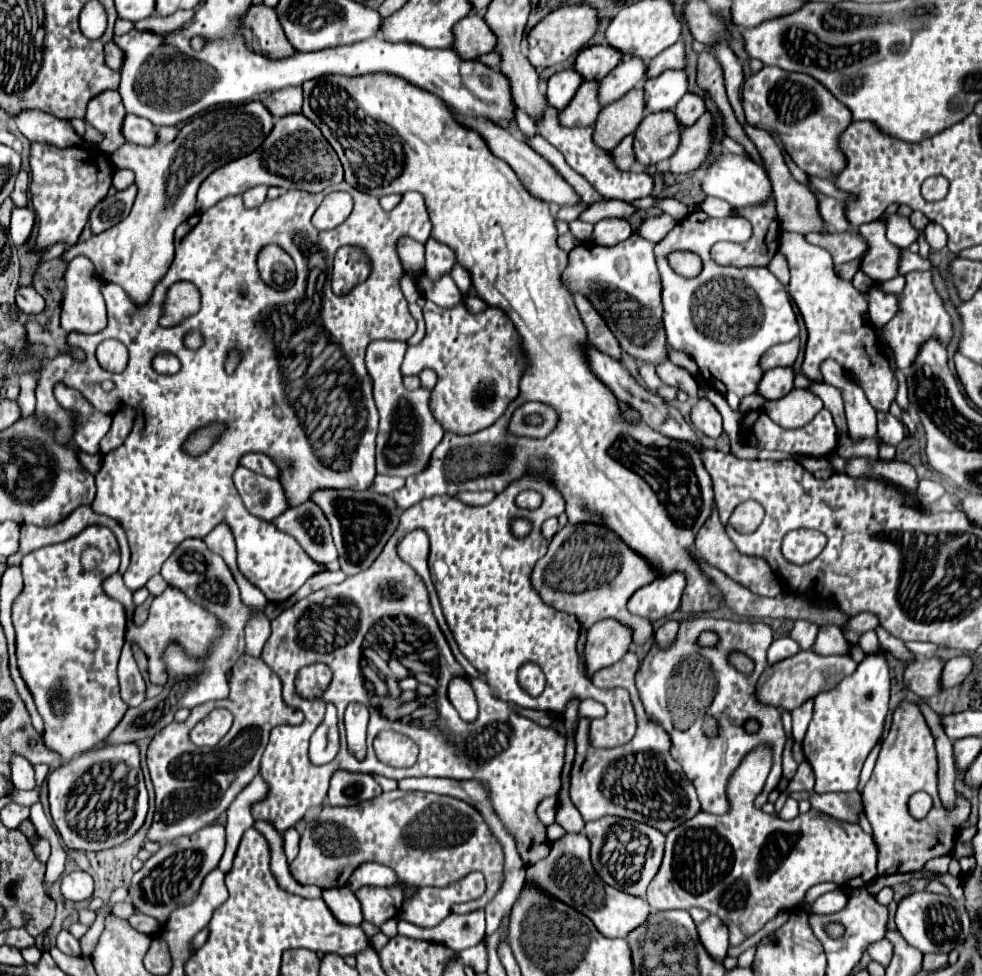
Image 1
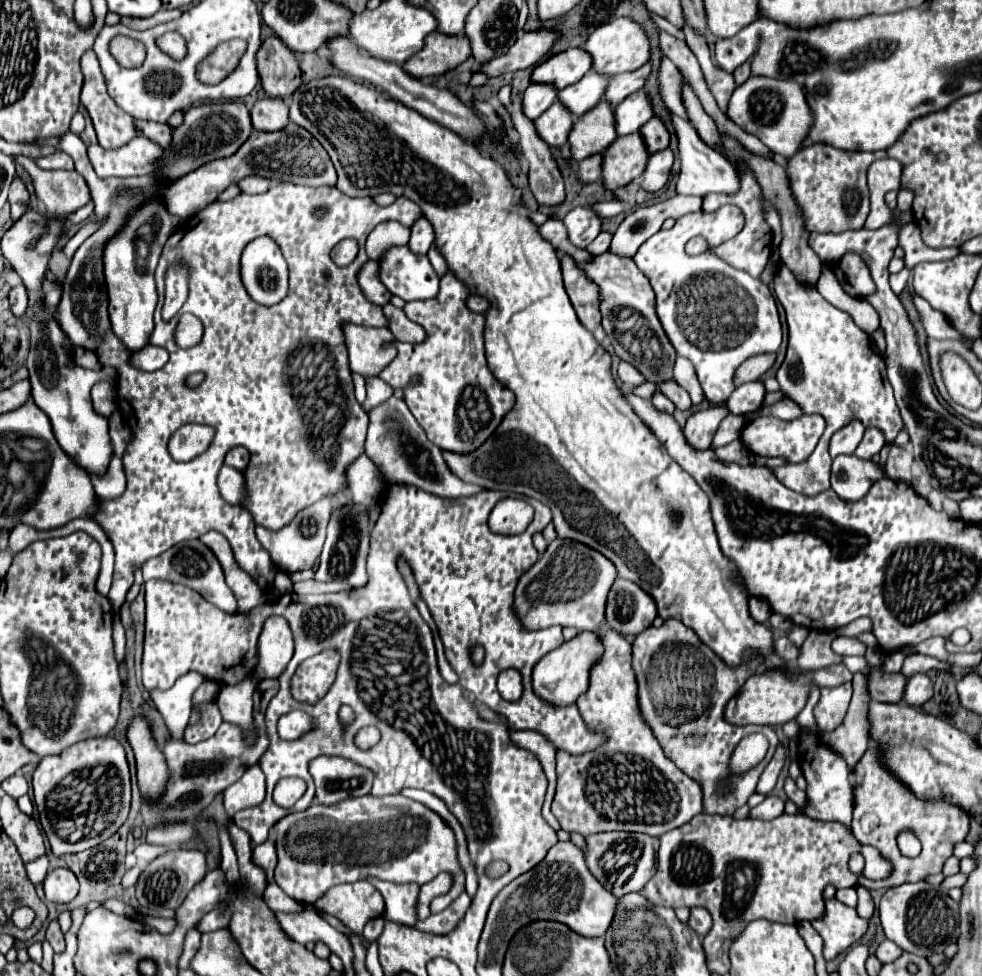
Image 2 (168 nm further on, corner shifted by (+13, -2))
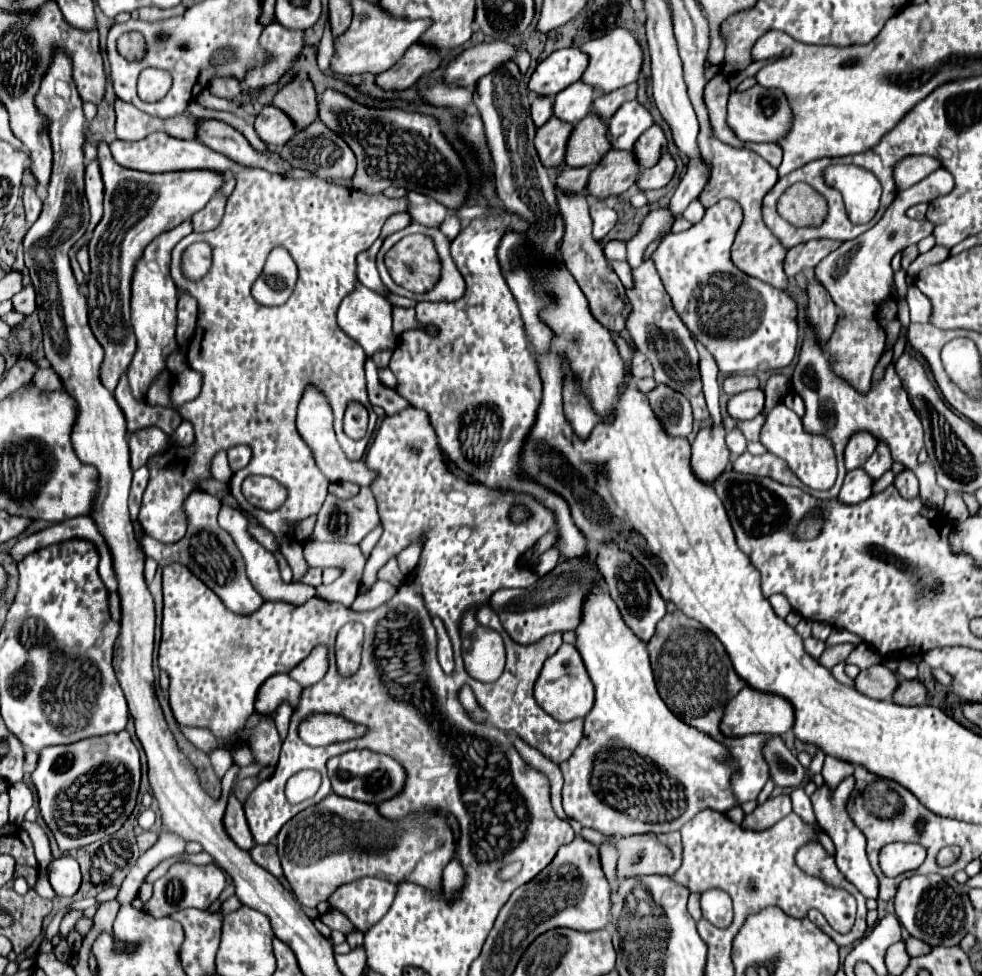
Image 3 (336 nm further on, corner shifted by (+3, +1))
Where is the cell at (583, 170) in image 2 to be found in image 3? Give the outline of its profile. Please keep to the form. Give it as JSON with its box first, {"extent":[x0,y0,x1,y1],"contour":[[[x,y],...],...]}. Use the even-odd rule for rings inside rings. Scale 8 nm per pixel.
{"extent":[560,168,590,192],"contour":[[[564,168],[564,176],[560,176],[560,188],[572,188],[572,192],[582,192],[588,186],[590,168]]]}

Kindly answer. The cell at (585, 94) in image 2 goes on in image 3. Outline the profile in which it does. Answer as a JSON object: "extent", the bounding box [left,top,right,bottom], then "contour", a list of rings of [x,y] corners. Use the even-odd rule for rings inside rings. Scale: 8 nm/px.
{"extent":[554,80,596,124],"contour":[[[578,80],[576,84],[568,86],[566,90],[558,92],[554,98],[554,116],[564,122],[578,124],[590,110],[596,92],[590,84]]]}

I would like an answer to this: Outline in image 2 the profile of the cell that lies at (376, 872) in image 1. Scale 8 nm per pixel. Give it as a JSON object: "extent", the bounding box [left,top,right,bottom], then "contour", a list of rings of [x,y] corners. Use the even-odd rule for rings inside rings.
{"extent":[368,879,418,925],"contour":[[[368,879],[370,883],[374,883],[374,887],[378,887],[378,891],[382,893],[384,901],[386,901],[386,919],[388,921],[398,921],[398,923],[406,923],[406,925],[416,925],[418,917],[416,917],[416,901],[418,901],[418,885],[394,885],[394,883],[386,883],[380,879]]]}

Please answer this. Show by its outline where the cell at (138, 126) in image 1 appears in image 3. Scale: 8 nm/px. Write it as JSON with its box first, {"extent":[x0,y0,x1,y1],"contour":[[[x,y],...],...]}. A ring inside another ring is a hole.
{"extent":[194,118,290,172],"contour":[[[194,118],[196,122],[196,140],[226,158],[230,158],[236,164],[244,166],[258,166],[268,172],[286,172],[290,166],[272,152],[270,156],[254,152],[254,148],[248,144],[248,140],[232,126],[228,126],[222,120],[216,118]]]}

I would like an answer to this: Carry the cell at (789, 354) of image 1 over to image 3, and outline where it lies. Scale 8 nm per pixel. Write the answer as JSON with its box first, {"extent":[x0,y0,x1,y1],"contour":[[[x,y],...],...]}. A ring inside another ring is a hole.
{"extent":[724,376,758,396],"contour":[[[732,376],[724,382],[724,392],[728,396],[734,396],[738,392],[744,392],[744,390],[752,390],[758,386],[758,378],[756,376]]]}

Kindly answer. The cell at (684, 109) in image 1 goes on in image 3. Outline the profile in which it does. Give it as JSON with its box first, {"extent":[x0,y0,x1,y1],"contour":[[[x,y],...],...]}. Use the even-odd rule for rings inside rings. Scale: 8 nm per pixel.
{"extent":[634,124,668,168],"contour":[[[658,124],[648,128],[648,132],[644,132],[644,136],[640,136],[640,140],[636,142],[634,152],[642,168],[652,168],[660,160],[660,156],[668,152],[668,140],[662,128]]]}

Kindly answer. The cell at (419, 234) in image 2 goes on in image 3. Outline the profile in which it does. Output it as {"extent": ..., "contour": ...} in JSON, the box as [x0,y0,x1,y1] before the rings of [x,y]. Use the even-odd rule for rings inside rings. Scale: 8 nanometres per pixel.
{"extent":[408,194,448,228],"contour":[[[408,194],[408,214],[422,226],[428,228],[440,228],[440,224],[444,222],[444,218],[448,216],[448,210],[442,204],[436,204],[436,200],[428,200],[428,196],[420,196],[420,194]]]}

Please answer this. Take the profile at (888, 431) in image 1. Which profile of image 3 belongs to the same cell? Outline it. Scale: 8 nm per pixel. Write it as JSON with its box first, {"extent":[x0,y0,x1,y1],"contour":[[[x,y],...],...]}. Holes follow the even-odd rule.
{"extent":[862,442,892,480],"contour":[[[878,442],[874,454],[868,458],[868,462],[862,466],[874,480],[878,480],[886,470],[892,468],[892,458],[890,458],[890,450],[888,444]]]}

